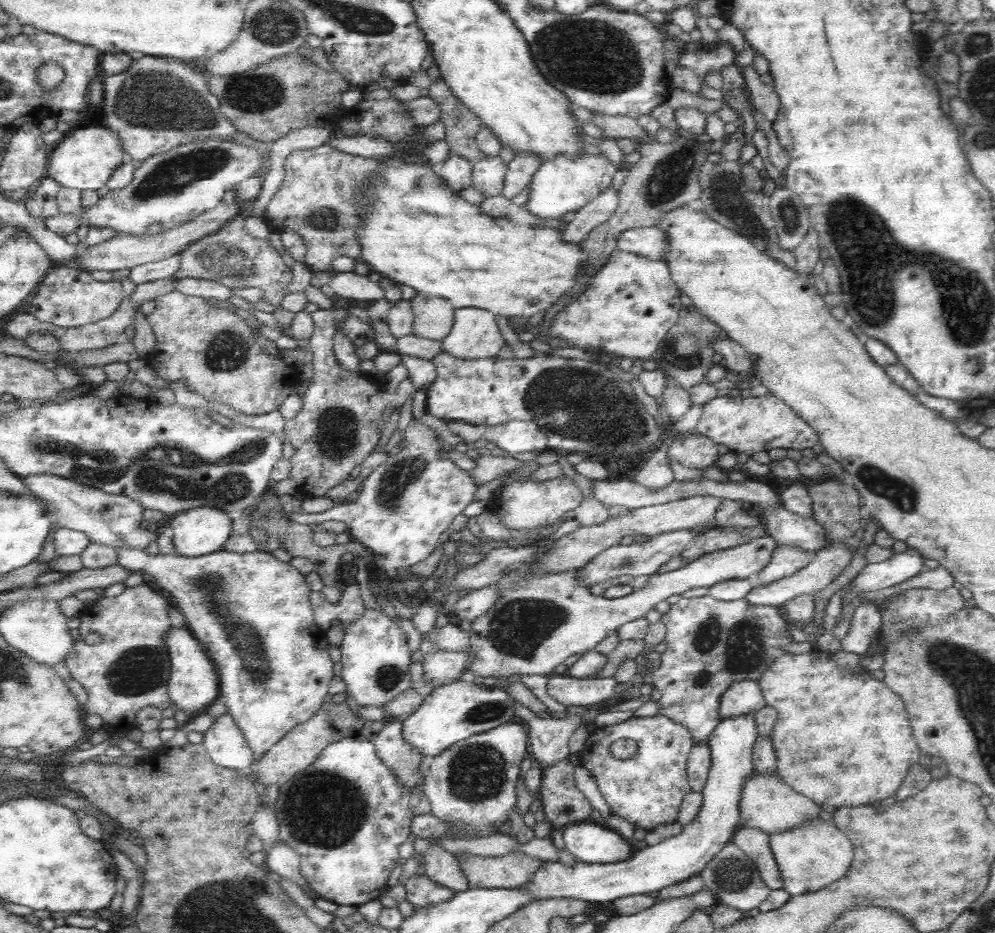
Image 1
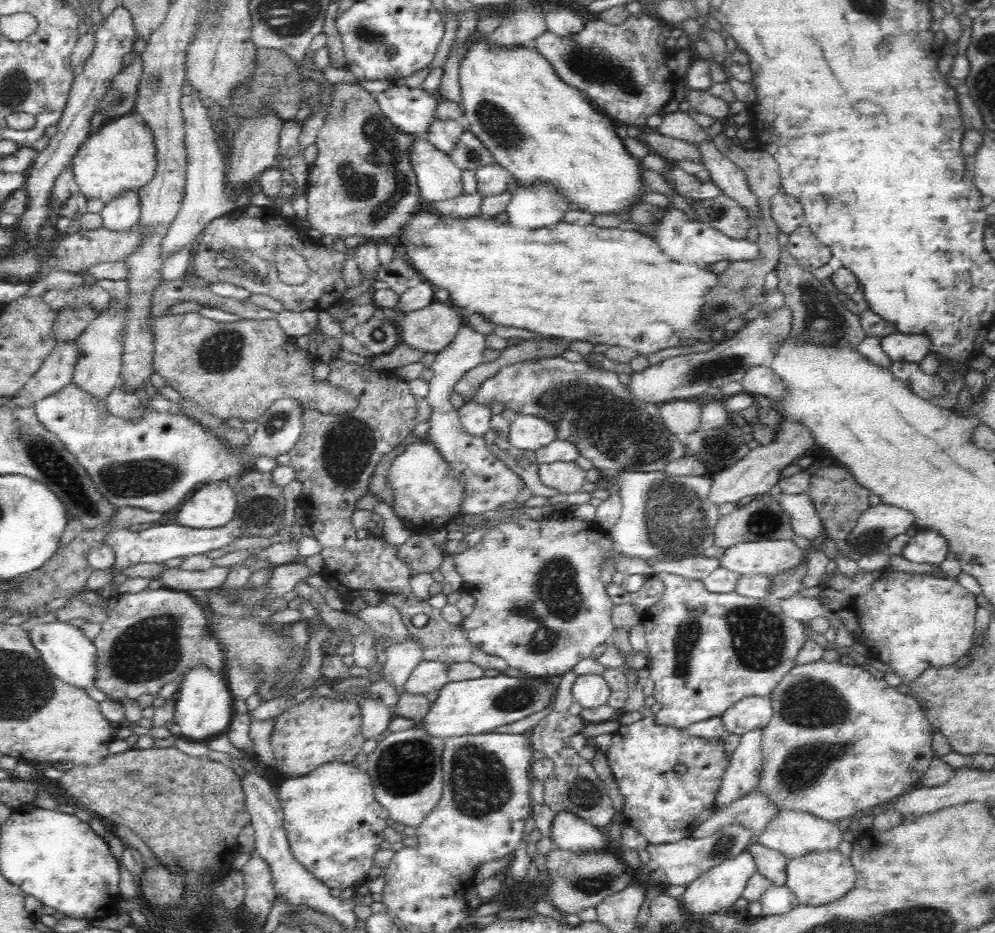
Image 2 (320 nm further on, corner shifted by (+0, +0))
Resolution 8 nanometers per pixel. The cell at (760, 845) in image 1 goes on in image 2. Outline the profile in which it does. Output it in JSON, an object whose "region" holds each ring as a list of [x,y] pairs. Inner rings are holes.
{"region":[[[756,841],[747,850],[752,852],[758,863],[758,873],[762,873],[774,886],[785,885],[789,861],[781,852],[770,850]]]}

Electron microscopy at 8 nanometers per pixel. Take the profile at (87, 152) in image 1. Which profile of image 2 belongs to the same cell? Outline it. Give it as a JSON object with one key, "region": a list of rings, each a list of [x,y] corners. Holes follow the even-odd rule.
{"region":[[[136,114],[104,123],[73,156],[72,166],[80,193],[108,204],[126,191],[143,190],[157,169],[156,145],[151,128]]]}

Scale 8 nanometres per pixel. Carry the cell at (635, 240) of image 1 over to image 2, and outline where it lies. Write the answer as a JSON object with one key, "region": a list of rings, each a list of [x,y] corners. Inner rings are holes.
{"region":[[[673,206],[667,209],[665,216],[660,221],[661,223],[655,231],[654,240],[660,245],[660,249],[664,250],[666,255],[674,258],[676,262],[711,265],[728,260],[735,265],[738,262],[750,262],[760,258],[760,246],[756,241],[732,240],[728,235],[722,234],[705,222],[690,219],[683,211]]]}

